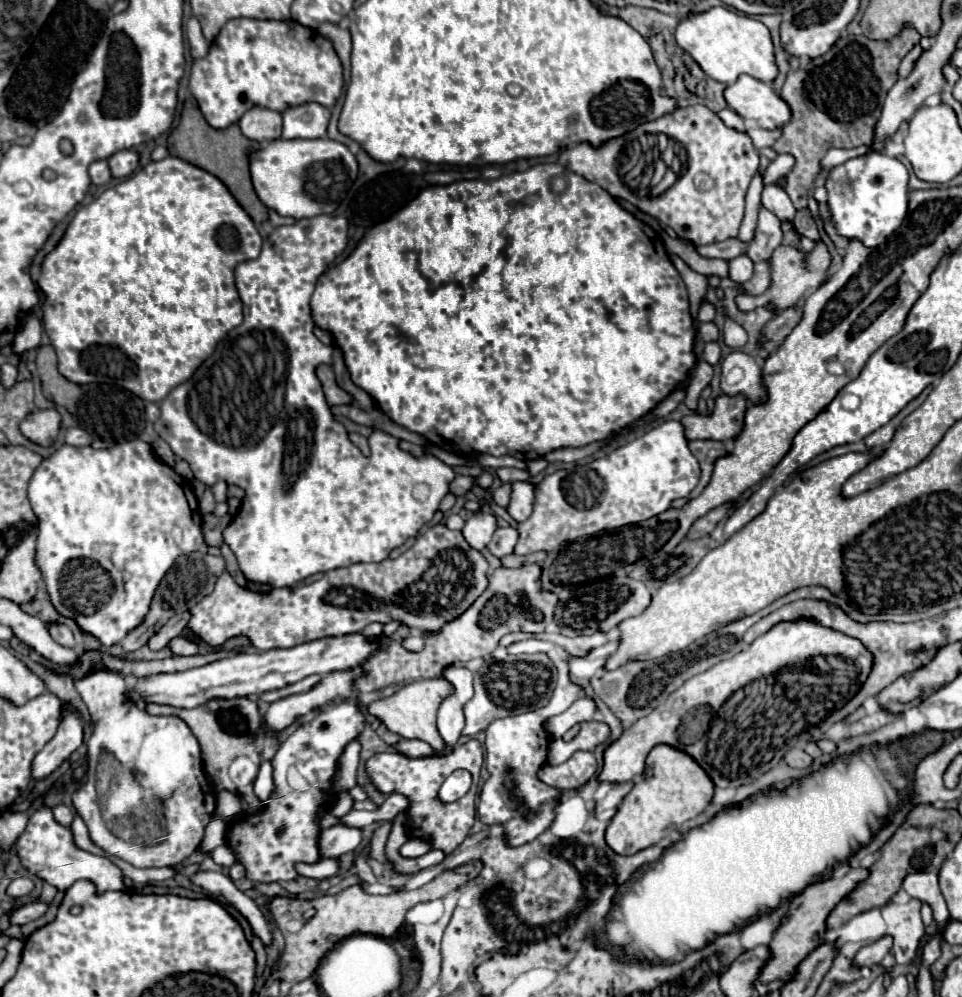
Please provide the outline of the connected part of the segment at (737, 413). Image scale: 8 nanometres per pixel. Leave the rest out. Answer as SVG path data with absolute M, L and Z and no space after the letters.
M721 394L715 402L711 416L691 414L681 418L687 440L735 440L741 434L743 418L747 412L747 398L725 396Z

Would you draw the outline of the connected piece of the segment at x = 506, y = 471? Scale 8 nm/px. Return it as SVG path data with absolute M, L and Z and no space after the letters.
M499 468L497 476L501 478L501 482L519 482L519 480L529 478L529 474L525 470L517 470L517 468Z

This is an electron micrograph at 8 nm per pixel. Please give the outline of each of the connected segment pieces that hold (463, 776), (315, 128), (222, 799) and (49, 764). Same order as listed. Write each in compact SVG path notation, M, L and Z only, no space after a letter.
M455 770L441 786L439 798L443 802L455 802L463 798L471 788L471 774L467 770Z
M301 104L283 112L283 138L325 138L331 112L319 104Z
M219 792L217 796L217 804L215 804L215 812L223 818L223 820L231 820L237 818L241 814L241 800L237 794L233 792Z
M73 706L63 710L63 720L57 734L37 752L31 764L33 780L45 780L57 770L83 742L83 720Z

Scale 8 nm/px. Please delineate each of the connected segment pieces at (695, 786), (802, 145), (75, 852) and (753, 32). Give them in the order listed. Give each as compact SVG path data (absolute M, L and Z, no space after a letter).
M657 744L647 756L645 774L637 776L633 790L623 798L617 814L607 828L607 844L617 854L637 854L649 846L655 846L661 838L679 830L683 822L699 816L711 802L715 784L707 772L683 750L669 748L669 744Z
M905 28L893 40L869 40L865 36L845 34L825 56L809 60L803 70L795 70L787 76L781 98L791 106L793 118L783 126L783 136L773 144L773 150L777 154L787 152L797 160L797 166L787 176L785 188L795 208L807 206L809 188L821 172L819 162L829 148L871 144L881 102L887 90L897 82L897 66L919 40L921 36L913 28Z
M41 804L29 816L25 832L15 842L15 850L17 850L17 856L19 856L23 868L27 868L33 876L37 876L37 878L49 882L51 886L55 886L59 892L67 892L73 886L73 882L77 882L77 880L93 882L99 888L99 892L125 890L121 870L113 862L109 862L107 858L95 856L91 852L85 852L85 850L77 848L71 828L61 826L53 818L53 810L49 806Z
M719 6L693 18L683 18L677 26L675 38L677 44L695 58L703 72L717 82L733 84L741 74L749 74L761 82L773 82L779 74L769 28L763 22L729 8Z

